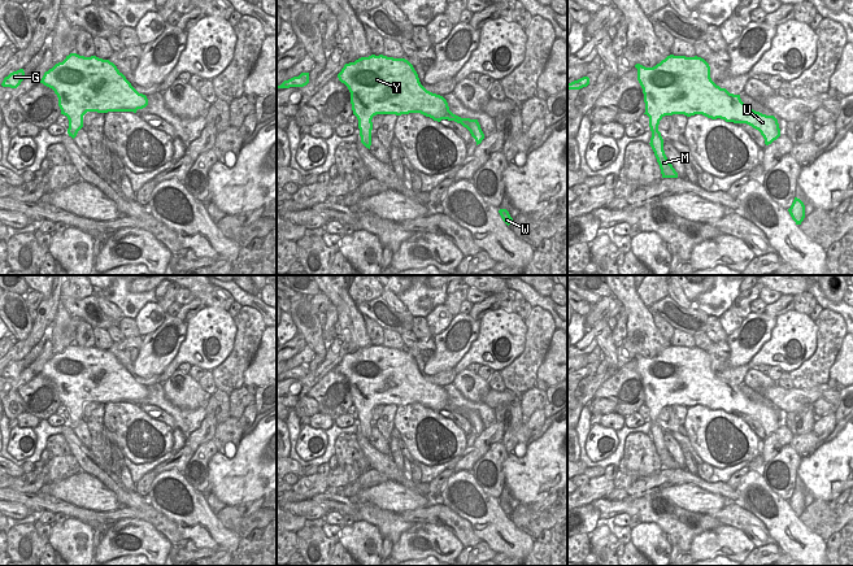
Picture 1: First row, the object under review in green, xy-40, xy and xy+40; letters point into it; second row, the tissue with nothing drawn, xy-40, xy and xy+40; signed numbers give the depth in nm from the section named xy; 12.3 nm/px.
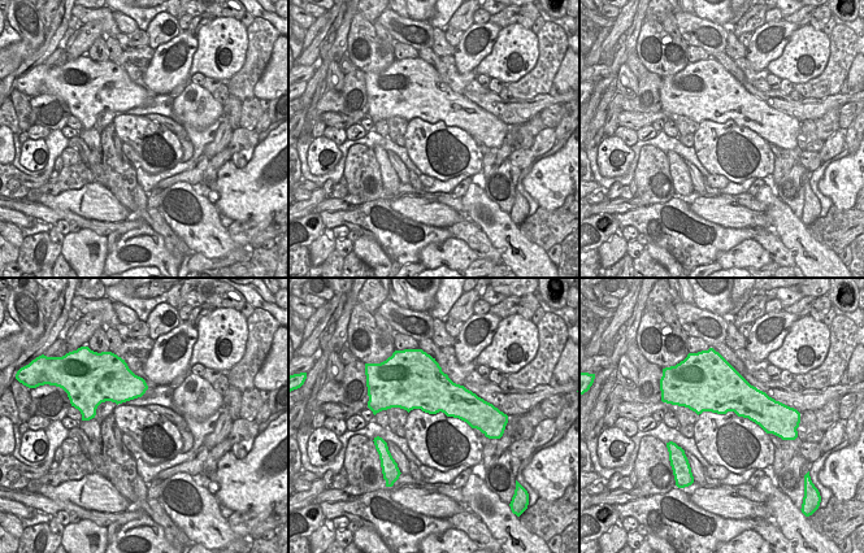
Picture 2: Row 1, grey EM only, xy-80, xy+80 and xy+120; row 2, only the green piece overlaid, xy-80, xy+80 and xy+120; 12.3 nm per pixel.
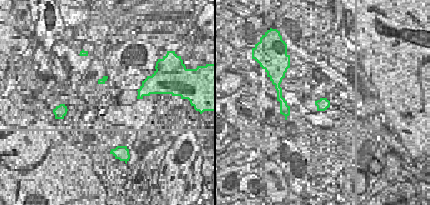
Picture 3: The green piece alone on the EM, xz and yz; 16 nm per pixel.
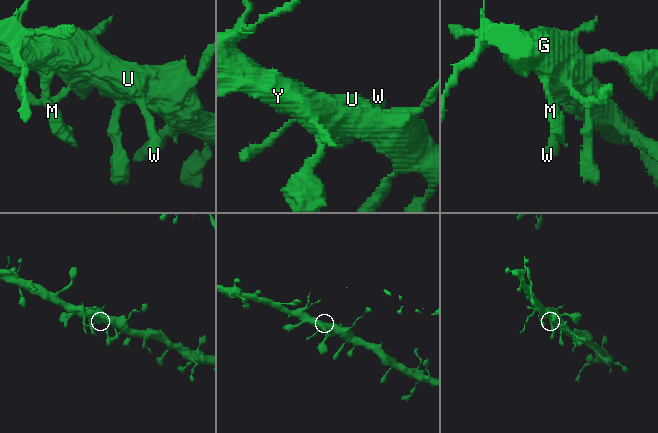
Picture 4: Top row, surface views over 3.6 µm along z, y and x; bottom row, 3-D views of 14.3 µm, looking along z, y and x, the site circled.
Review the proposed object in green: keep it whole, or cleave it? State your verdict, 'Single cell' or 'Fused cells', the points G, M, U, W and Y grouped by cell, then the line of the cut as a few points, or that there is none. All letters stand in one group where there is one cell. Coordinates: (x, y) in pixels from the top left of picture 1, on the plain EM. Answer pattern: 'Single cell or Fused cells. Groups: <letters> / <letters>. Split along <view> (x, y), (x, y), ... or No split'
Single cell. Groups: G M U W Y. No split

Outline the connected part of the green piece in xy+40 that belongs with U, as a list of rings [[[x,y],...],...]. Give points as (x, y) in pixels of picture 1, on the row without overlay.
[[[670,345],[653,358],[636,354],[637,371],[643,379],[645,404],[652,422],[650,437],[661,460],[662,469],[678,469],[663,441],[658,422],[665,406],[702,405],[711,410],[747,414],[758,421],[769,436],[780,427],[778,410],[745,396],[740,386],[730,384],[710,369],[710,357],[701,348]]]

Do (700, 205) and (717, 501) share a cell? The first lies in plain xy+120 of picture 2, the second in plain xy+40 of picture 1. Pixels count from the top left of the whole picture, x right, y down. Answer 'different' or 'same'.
same

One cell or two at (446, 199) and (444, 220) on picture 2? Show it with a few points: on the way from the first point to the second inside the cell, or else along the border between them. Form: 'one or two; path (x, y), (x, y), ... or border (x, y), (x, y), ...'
two; border (416, 196), (434, 199), (463, 213)

